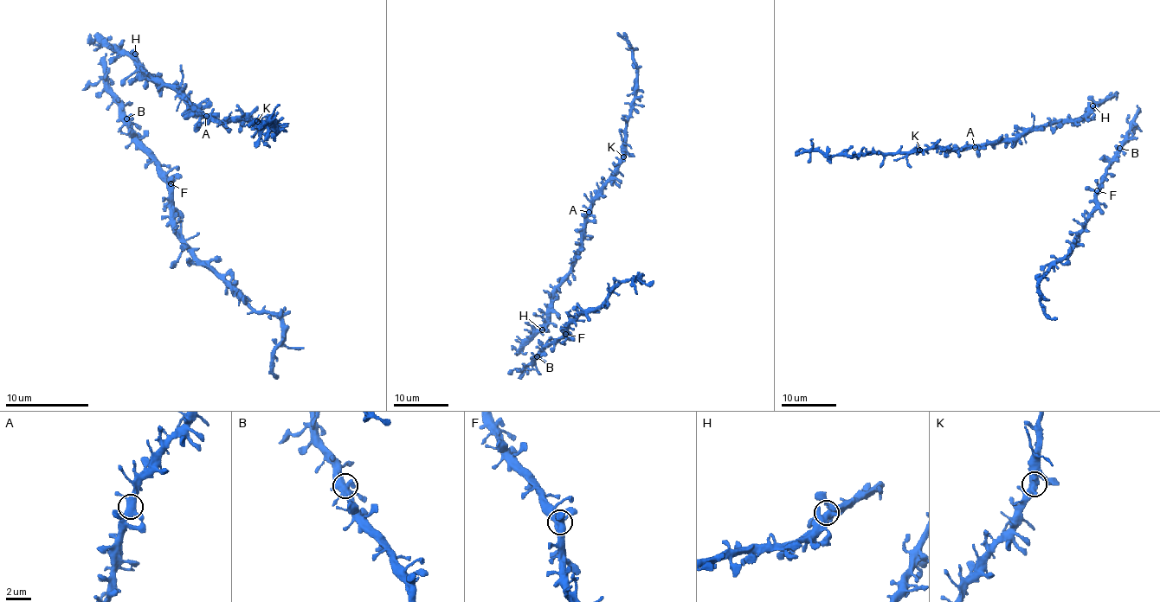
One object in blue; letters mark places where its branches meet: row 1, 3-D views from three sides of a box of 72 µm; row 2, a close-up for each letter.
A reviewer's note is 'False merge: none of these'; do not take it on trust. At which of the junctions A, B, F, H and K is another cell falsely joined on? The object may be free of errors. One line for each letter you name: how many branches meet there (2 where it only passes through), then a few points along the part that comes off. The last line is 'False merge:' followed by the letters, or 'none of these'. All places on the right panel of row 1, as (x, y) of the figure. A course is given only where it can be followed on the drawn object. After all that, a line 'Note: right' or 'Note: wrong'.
False merge: none of these
Note: right

